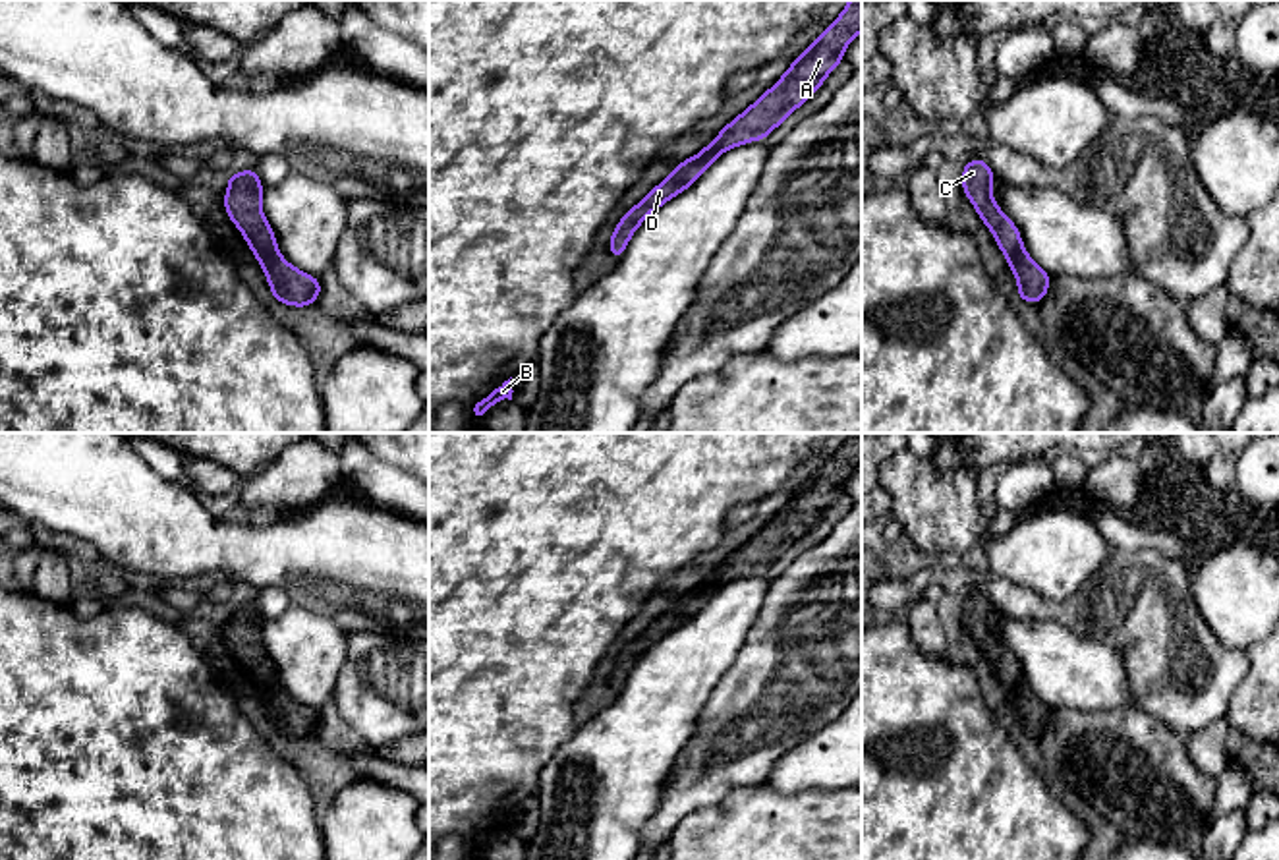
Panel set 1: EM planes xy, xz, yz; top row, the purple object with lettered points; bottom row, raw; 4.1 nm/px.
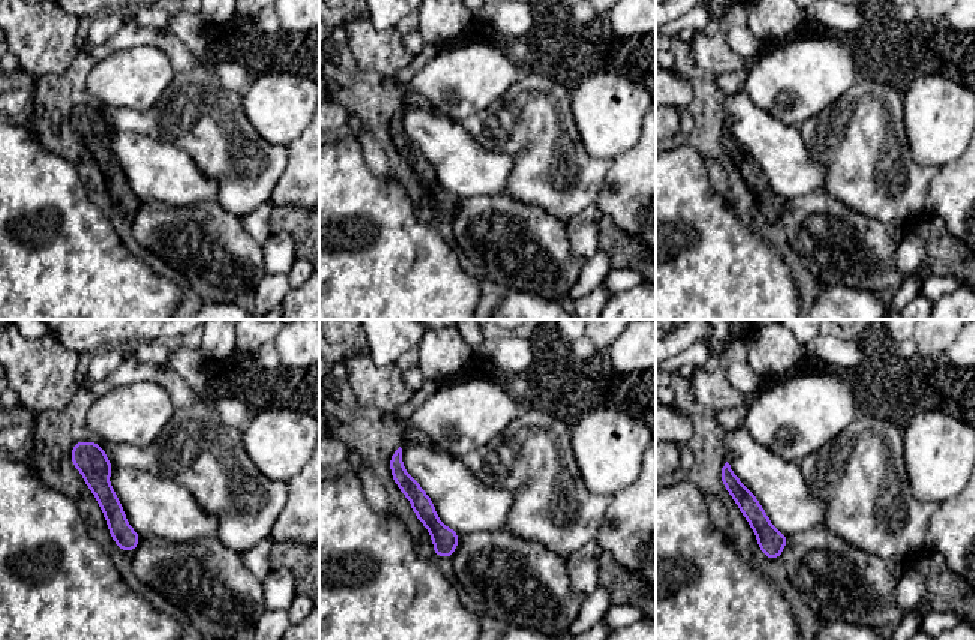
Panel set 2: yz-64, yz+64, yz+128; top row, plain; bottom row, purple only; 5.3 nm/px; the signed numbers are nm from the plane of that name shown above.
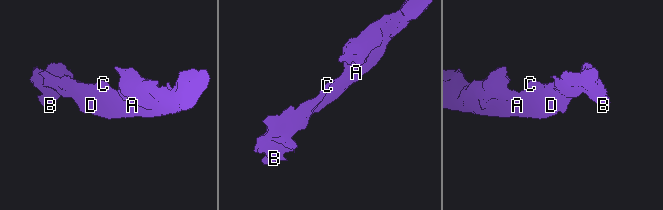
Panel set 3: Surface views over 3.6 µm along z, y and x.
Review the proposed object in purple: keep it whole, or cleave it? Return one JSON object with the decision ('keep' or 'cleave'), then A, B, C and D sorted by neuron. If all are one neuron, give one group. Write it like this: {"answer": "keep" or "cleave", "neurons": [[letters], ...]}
{"answer": "keep", "neurons": [["A", "B", "C", "D"]]}

